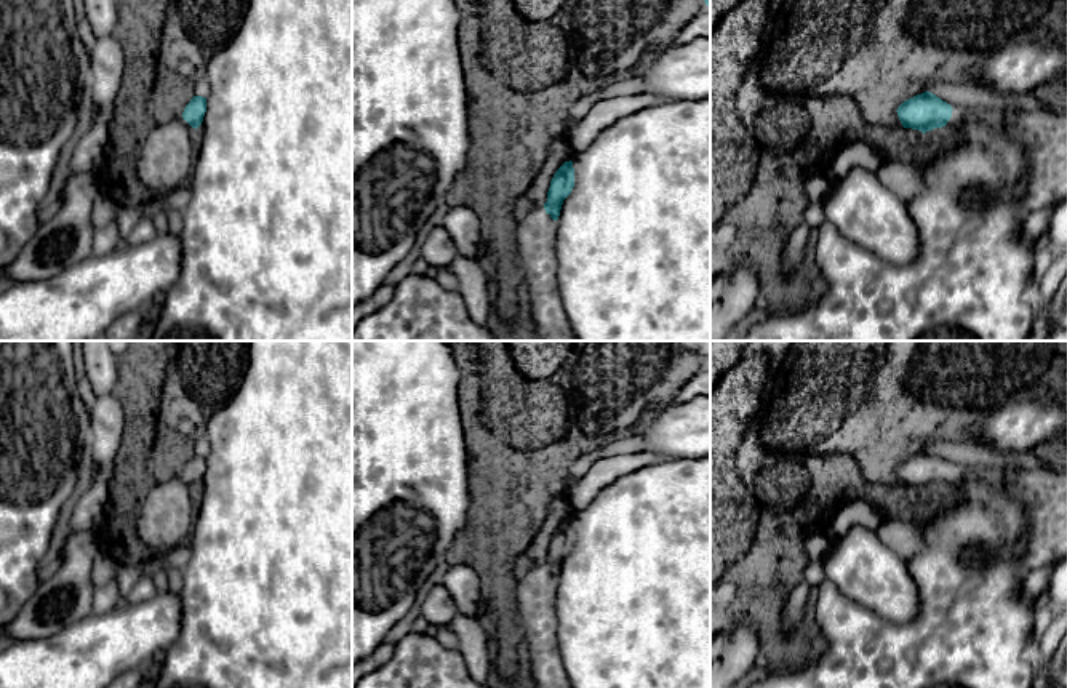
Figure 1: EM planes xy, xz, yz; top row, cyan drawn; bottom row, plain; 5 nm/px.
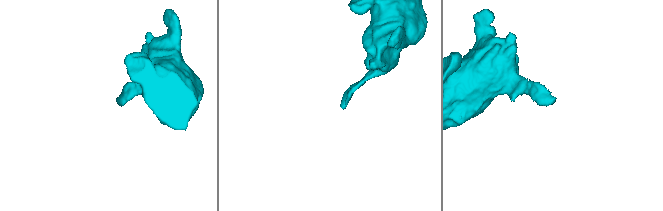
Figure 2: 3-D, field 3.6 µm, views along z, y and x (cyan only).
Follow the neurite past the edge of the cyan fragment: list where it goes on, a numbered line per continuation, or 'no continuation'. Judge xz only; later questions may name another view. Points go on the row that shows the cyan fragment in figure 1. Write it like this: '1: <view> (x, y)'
1: xz (535, 237)

